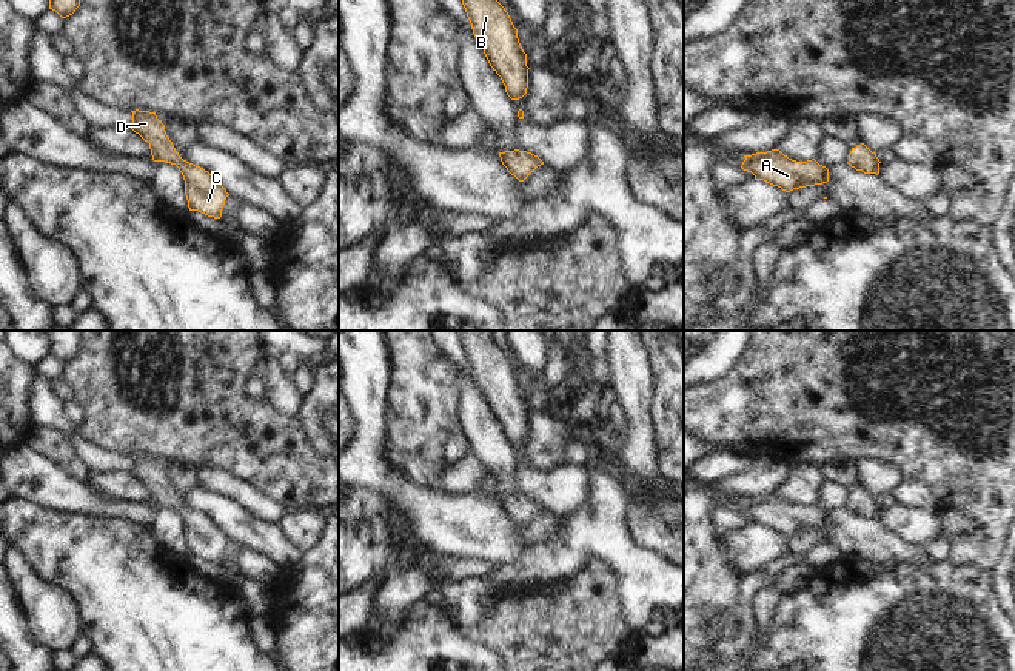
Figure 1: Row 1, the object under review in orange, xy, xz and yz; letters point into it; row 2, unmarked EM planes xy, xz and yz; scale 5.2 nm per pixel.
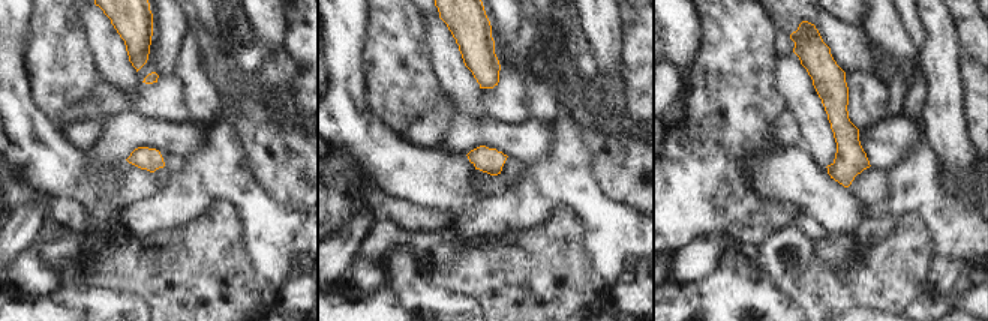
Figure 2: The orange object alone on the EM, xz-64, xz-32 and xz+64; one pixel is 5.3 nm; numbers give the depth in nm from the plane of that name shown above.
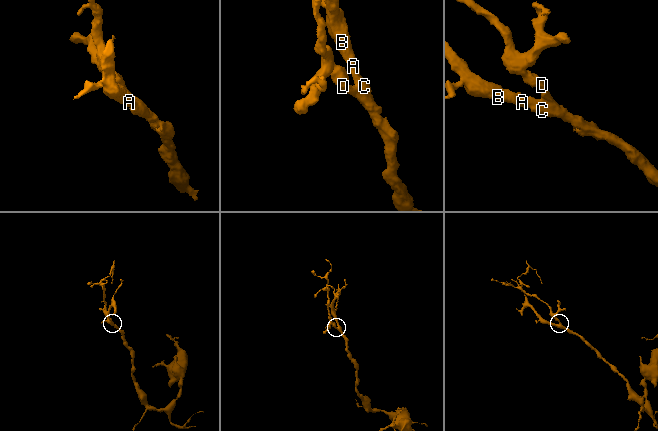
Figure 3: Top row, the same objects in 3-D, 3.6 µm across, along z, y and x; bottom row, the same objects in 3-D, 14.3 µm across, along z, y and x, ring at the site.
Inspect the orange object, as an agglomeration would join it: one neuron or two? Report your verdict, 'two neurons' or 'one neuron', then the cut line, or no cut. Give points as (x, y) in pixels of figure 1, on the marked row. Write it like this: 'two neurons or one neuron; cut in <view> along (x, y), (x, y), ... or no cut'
one neuron; no cut

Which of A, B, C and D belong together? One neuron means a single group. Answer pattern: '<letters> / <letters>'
A B C D

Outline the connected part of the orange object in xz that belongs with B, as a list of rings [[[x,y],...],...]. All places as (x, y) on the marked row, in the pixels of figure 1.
[[[462,0],[473,34],[511,100],[527,94],[528,66],[518,29],[497,0]]]

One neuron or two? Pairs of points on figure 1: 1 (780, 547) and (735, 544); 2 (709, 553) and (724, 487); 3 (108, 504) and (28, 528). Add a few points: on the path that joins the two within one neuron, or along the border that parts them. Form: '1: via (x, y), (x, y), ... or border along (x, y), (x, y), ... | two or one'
1: via (769, 545), (746, 545) | one
2: via (703, 536), (703, 508), (707, 504) | one
3: border along (39, 505), (54, 511), (110, 519) | two

